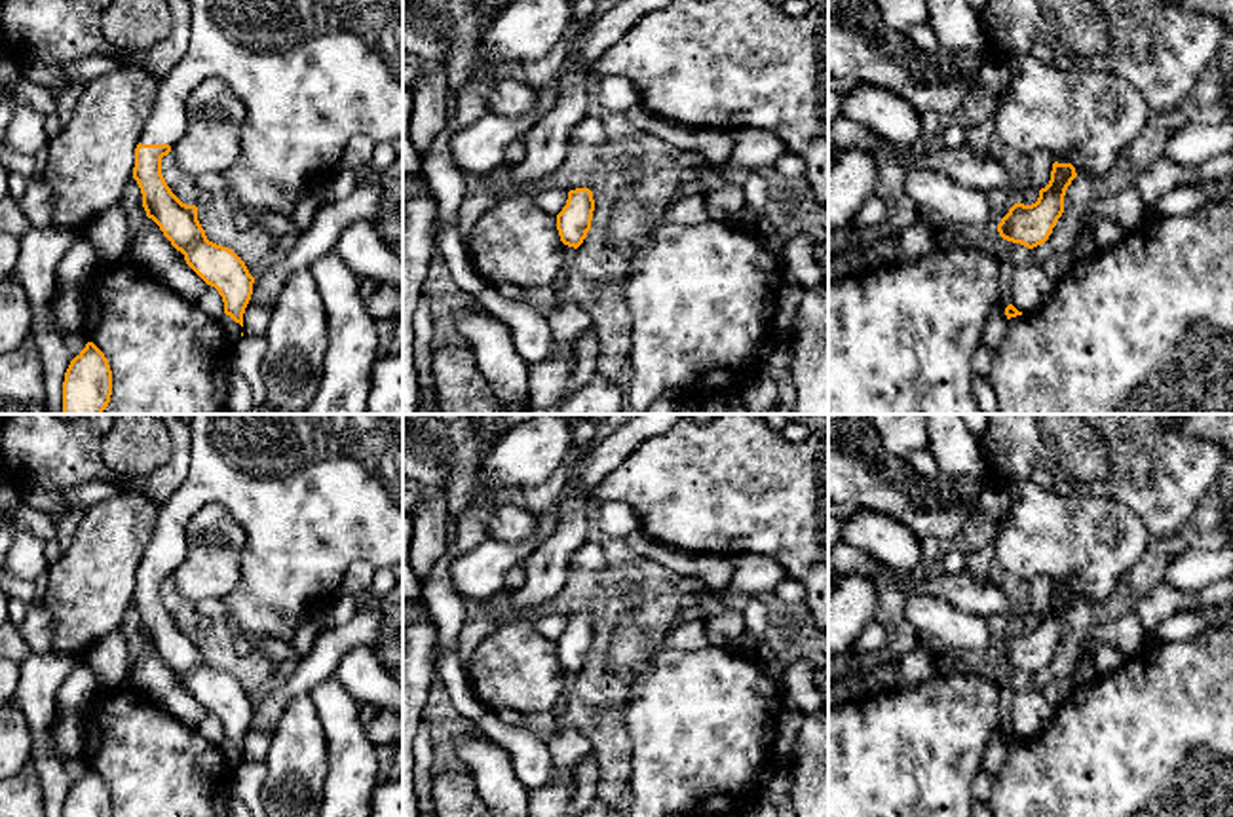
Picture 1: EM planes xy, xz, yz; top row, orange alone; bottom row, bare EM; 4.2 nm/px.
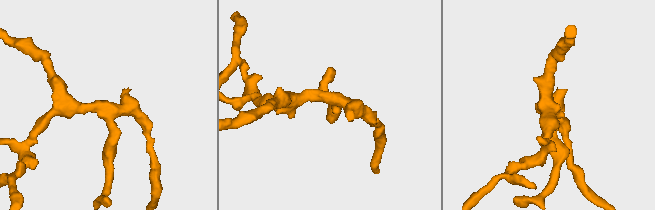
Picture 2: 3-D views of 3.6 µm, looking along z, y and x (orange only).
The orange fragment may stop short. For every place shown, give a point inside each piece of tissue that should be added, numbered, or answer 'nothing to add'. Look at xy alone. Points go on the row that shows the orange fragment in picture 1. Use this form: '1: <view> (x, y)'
1: xy (312, 75)

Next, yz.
nothing to add

